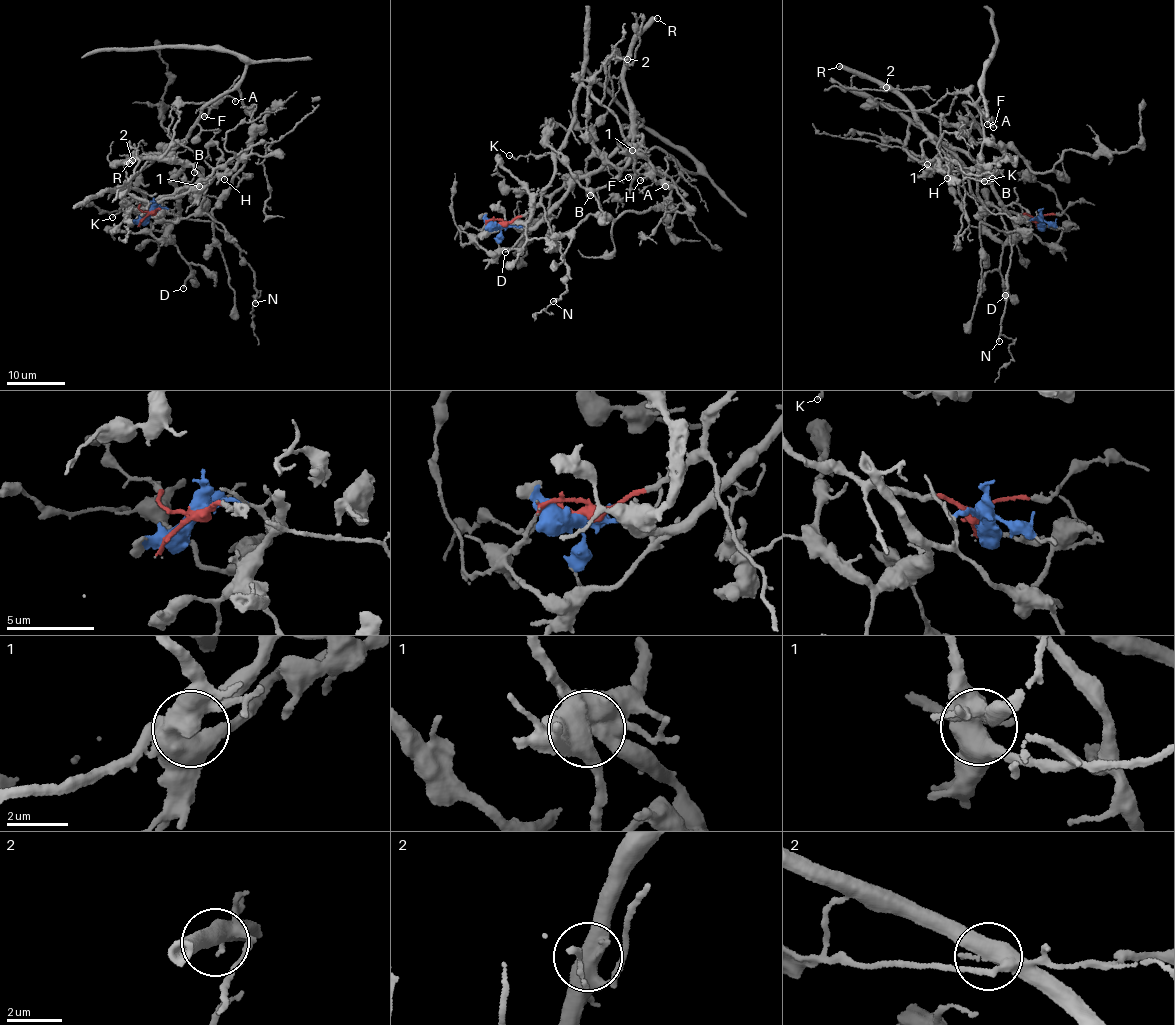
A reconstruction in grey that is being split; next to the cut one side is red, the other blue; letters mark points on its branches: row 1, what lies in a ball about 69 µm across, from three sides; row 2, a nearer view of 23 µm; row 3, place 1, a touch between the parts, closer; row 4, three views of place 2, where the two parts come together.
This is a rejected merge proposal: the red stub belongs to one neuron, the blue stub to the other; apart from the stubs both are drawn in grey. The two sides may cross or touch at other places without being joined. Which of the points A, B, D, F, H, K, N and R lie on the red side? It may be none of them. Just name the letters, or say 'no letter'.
K, N

